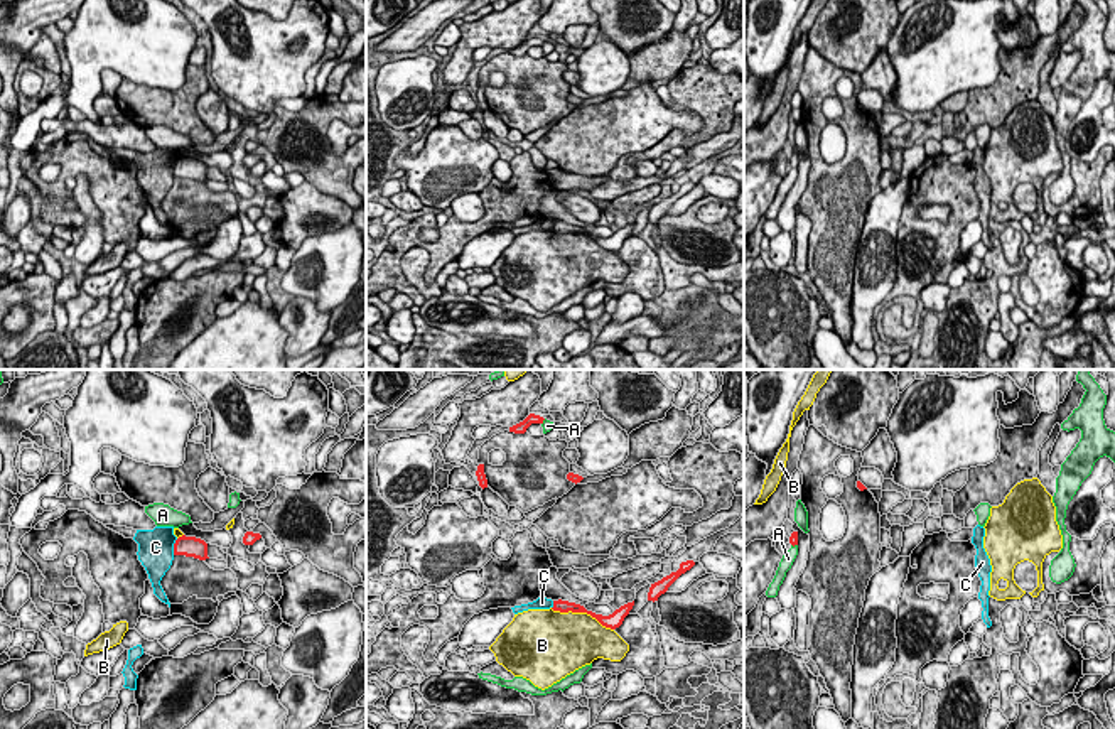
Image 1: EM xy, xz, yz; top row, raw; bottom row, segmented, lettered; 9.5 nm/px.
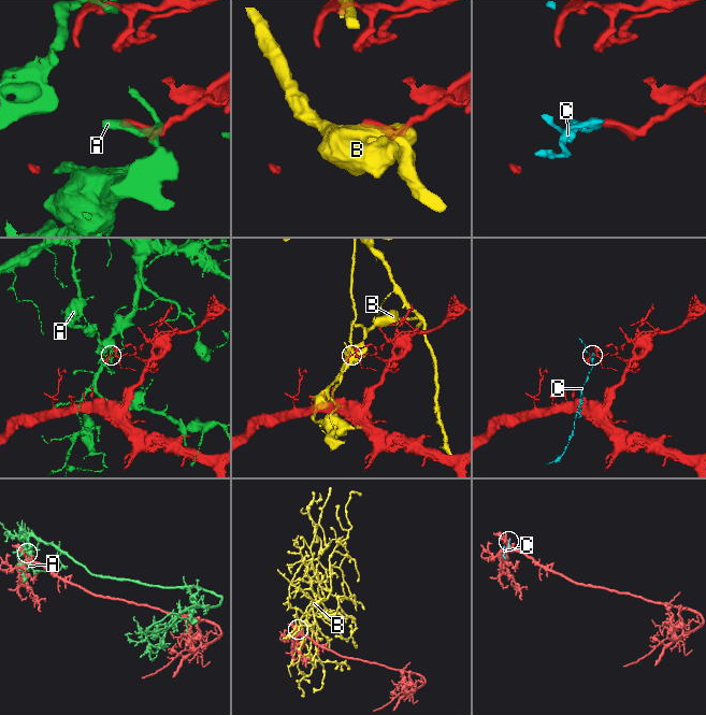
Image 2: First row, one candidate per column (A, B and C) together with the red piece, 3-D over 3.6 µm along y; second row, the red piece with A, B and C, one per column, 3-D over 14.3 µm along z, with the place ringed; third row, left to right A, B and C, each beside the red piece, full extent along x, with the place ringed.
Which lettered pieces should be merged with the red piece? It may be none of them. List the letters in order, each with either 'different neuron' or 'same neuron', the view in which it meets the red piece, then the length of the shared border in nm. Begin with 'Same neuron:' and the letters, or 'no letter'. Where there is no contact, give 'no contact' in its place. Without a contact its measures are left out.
Same neuron: no letter
A: different neuron | yz | 70 nm
B: different neuron | xz | 650 nm
C: different neuron | xy | 170 nm

